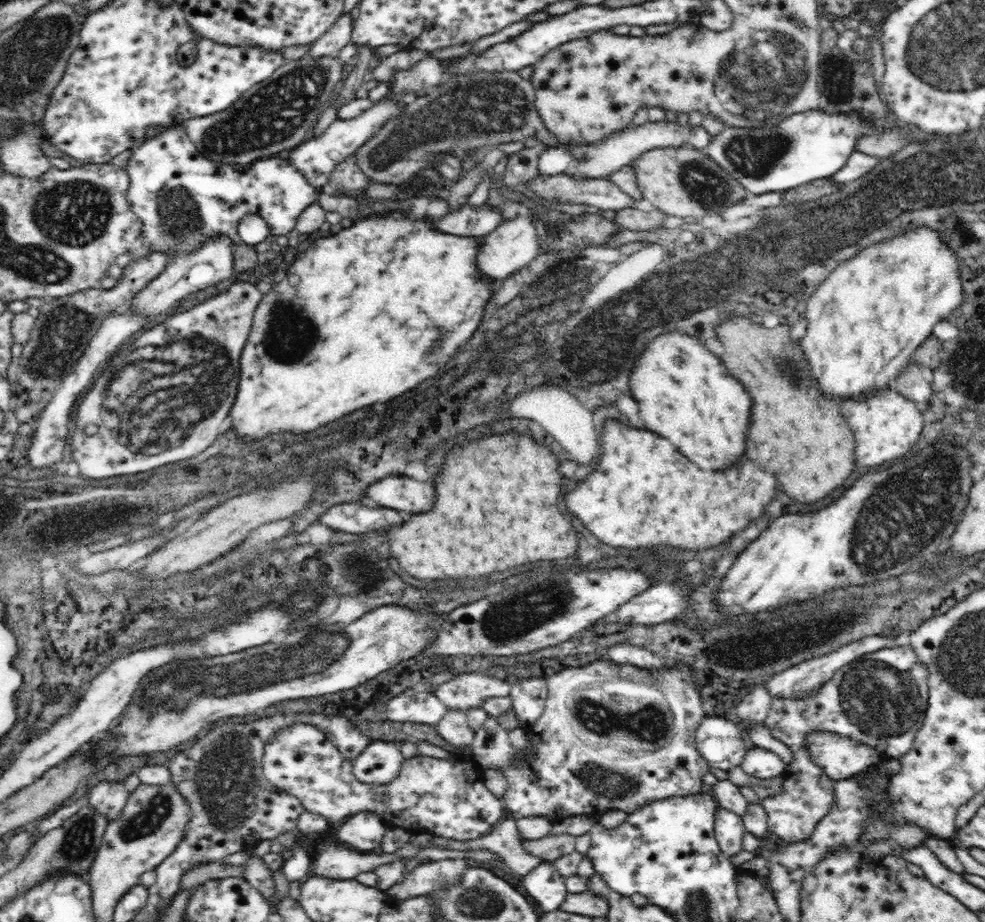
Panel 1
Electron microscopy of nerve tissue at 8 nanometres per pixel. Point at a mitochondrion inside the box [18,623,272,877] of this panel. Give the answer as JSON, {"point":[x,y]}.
{"point":[226,782]}

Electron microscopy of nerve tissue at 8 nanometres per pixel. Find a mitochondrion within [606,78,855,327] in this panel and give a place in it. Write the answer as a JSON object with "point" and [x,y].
{"point":[805,238]}

